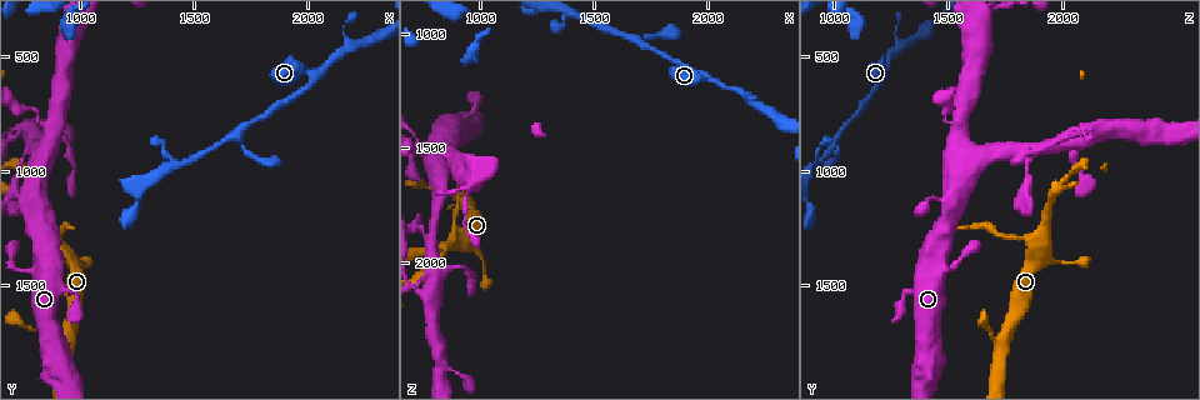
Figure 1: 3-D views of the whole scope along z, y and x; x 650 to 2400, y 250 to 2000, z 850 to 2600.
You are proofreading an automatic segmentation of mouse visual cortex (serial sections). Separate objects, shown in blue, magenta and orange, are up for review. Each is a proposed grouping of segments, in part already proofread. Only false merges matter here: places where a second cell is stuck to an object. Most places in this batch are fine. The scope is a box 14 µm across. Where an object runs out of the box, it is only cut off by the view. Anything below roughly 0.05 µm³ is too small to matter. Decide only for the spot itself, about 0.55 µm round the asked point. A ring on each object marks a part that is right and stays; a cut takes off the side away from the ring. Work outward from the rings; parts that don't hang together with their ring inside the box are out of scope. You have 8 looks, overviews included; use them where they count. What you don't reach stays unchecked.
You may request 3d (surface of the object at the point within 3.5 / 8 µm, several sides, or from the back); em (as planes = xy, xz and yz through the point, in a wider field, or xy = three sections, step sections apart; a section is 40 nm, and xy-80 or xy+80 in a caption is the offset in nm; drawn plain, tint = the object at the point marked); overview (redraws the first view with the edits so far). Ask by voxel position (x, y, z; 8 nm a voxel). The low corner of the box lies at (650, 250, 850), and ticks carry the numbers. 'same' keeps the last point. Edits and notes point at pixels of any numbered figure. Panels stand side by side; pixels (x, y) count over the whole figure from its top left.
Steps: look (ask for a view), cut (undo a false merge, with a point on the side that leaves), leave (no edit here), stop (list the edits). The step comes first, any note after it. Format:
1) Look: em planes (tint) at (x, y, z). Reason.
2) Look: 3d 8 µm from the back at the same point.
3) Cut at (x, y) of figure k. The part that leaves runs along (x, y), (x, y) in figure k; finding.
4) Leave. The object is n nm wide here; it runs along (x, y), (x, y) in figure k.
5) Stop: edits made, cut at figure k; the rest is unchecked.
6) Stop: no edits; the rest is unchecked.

Look: 3d 3.5 µm at (760, 1140, 1510). A narrow waist.

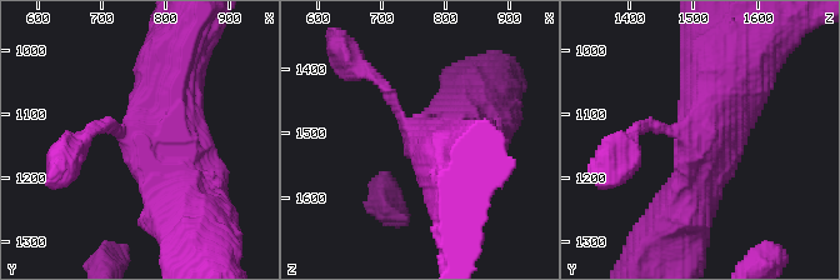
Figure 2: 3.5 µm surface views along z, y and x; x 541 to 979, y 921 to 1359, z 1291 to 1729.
Look: em xy step 3 (tint) at (770, 1135, 1510).

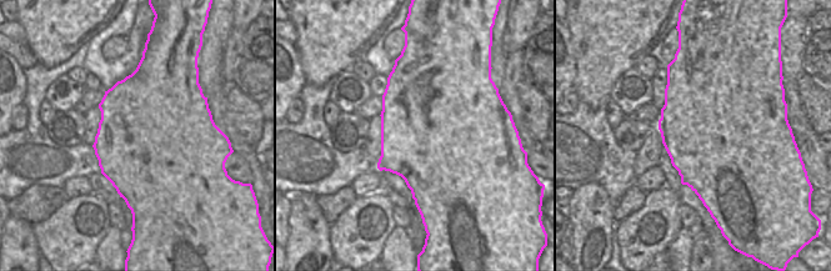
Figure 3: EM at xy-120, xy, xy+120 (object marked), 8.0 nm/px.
Leave. The object is 1050 nm wide here; it runs along (681, 209), (708, 163), (730, 55) in figure 2; one cell here.

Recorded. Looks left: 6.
Look: 3d 3.5 µm at (900, 1290, 1710).

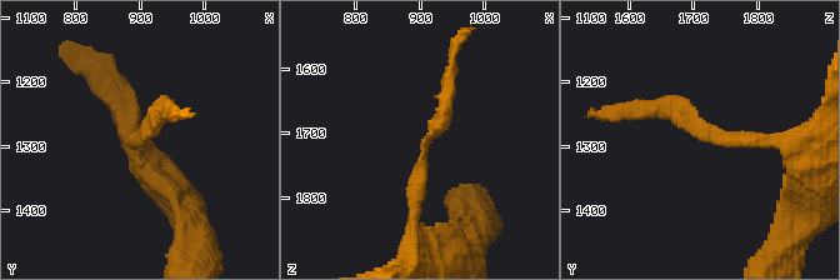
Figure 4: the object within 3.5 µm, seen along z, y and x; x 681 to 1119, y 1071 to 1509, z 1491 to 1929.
Look: em xy step 2 (tint) at (900, 1285, 1715). Now the EM.

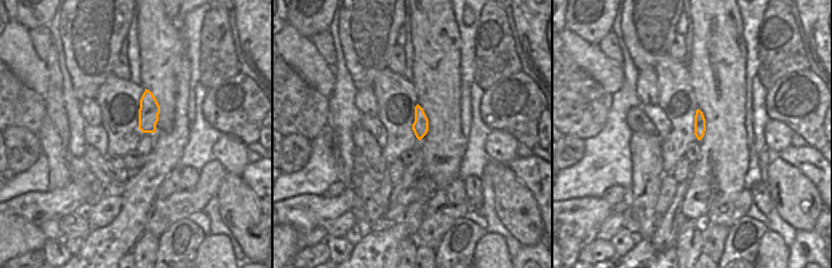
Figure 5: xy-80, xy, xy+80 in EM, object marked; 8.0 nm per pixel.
Leave. It runs along (411, 224), (423, 144), (450, 78) in figure 4; continuous, no second cell.

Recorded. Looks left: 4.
Look: 3d 3.5 µm at (840, 1180, 1920). A fork.

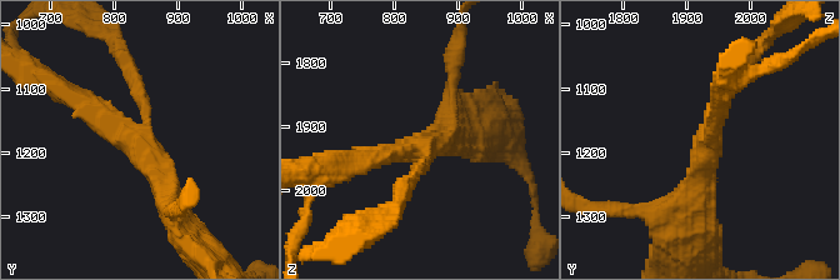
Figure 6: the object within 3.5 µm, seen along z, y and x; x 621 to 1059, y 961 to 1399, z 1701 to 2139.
Look: em xy step 3 (plain) at (845, 1190, 1935). 3 arms meet here; the arms are 200, 300, 350 nm wide; need the tissue.

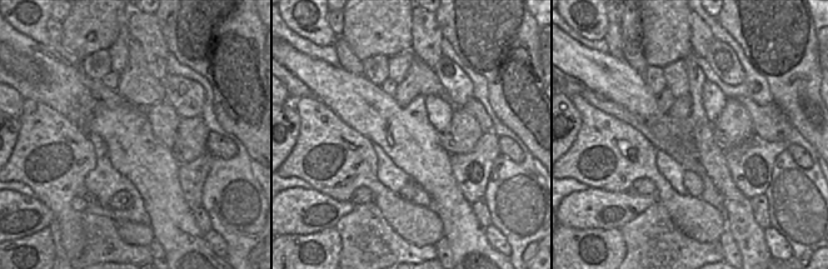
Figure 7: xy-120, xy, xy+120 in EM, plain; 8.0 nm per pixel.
Look: em xy step 3 (tint) at the same point. Where the object lies.

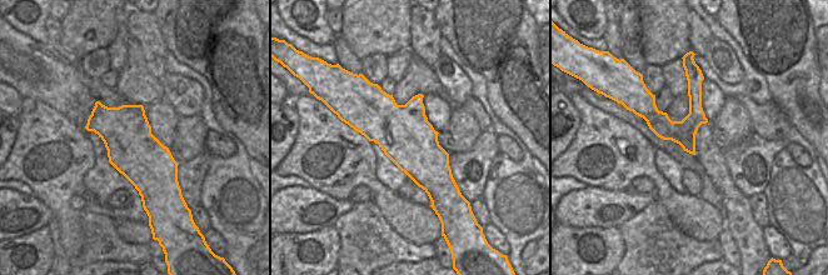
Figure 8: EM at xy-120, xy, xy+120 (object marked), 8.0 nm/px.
Leave. It runs along (698, 74), (692, 150) in figure 8; continuous, no second cell.

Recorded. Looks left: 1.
Stop: no edits; the rest is unchecked.

